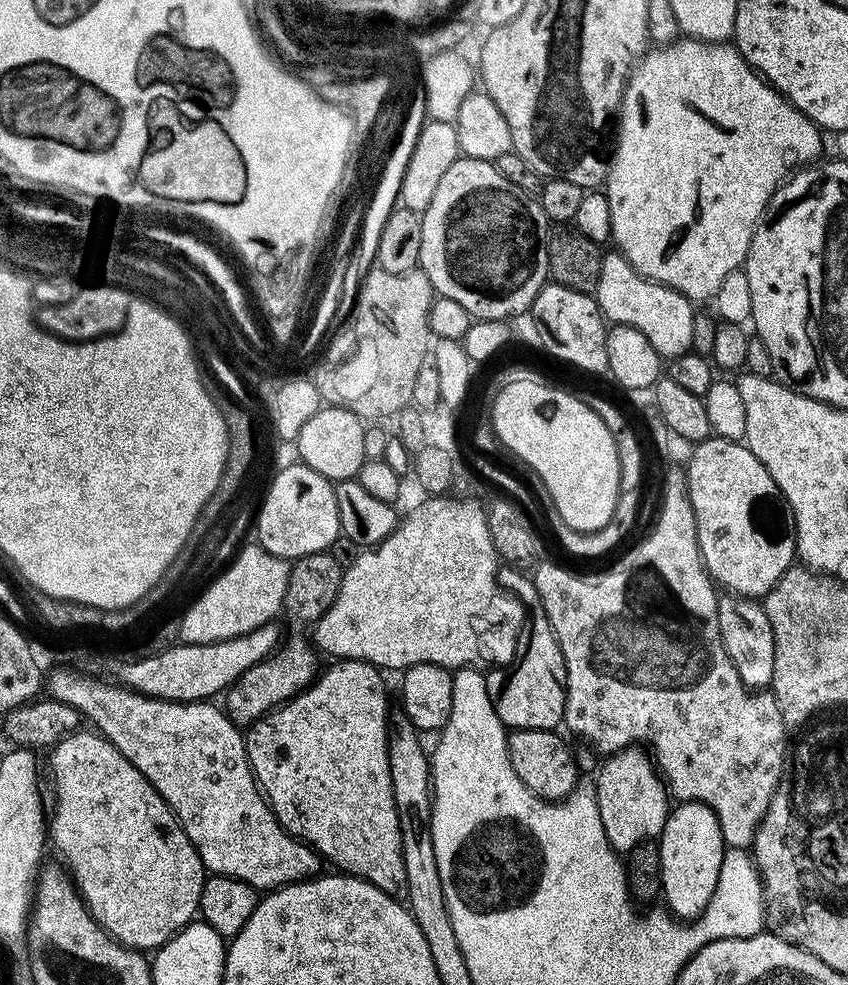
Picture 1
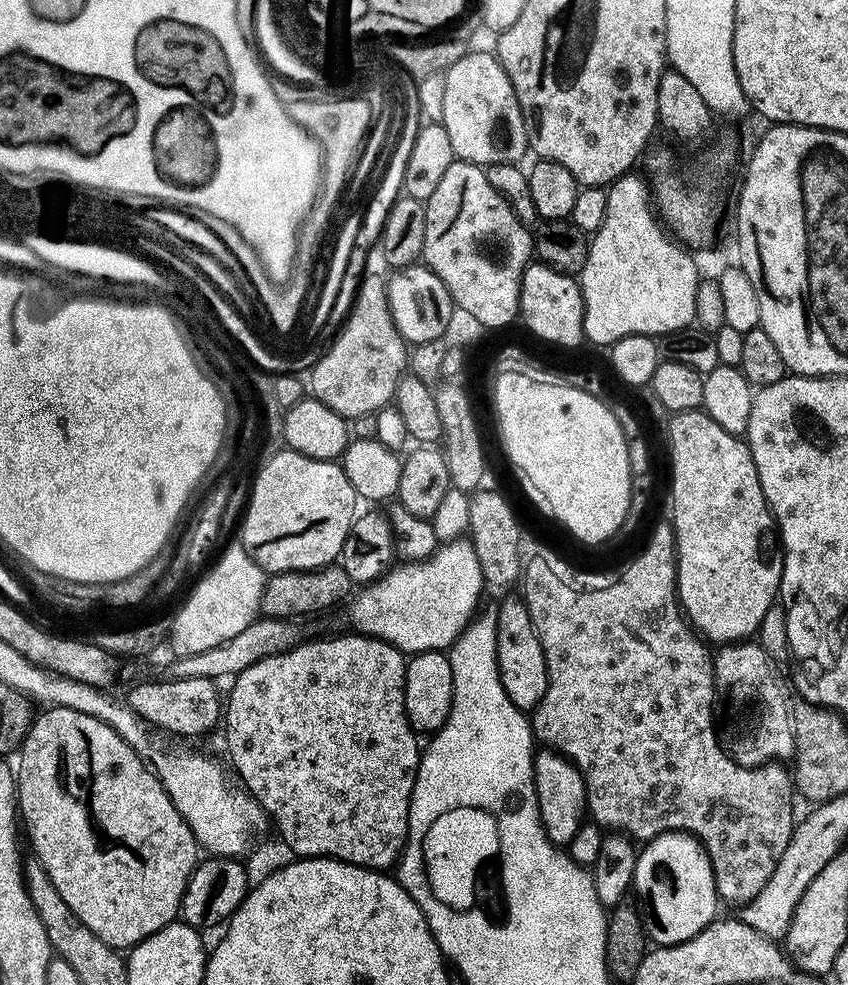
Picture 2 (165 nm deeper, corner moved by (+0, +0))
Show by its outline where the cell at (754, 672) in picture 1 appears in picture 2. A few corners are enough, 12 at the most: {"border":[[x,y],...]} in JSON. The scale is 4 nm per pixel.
{"border":[[756,642],[717,647],[720,747],[791,761],[789,701]]}

